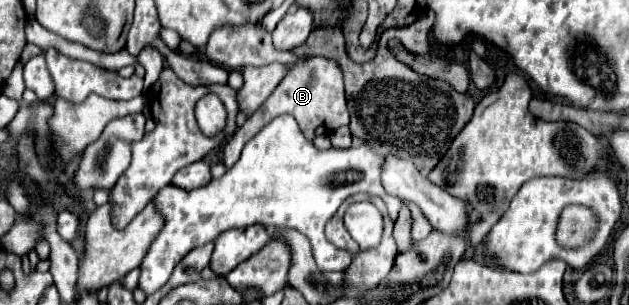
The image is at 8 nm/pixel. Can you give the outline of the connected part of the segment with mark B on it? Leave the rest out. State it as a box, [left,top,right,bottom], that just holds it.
[221,59,349,169]

